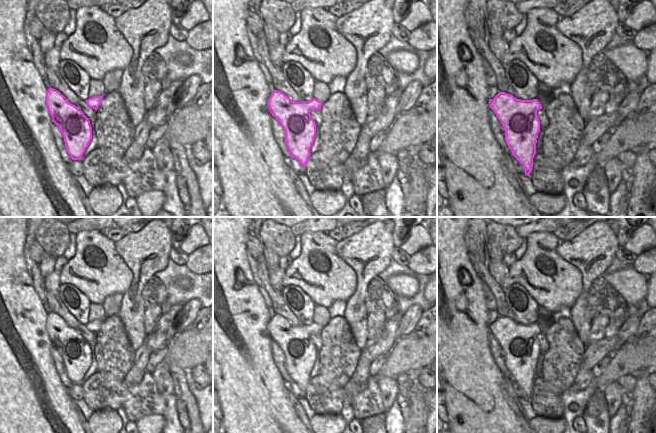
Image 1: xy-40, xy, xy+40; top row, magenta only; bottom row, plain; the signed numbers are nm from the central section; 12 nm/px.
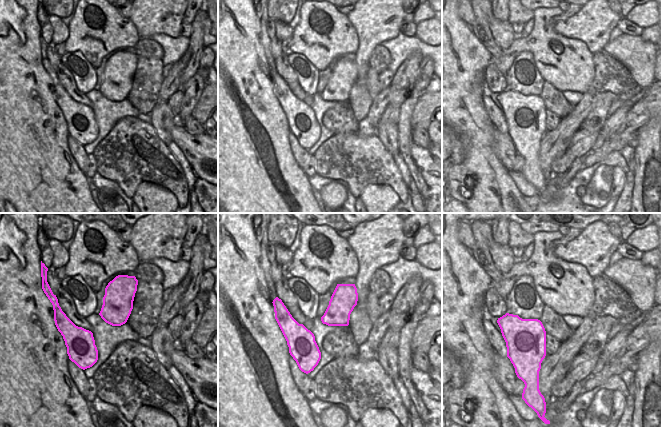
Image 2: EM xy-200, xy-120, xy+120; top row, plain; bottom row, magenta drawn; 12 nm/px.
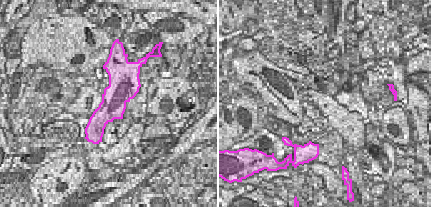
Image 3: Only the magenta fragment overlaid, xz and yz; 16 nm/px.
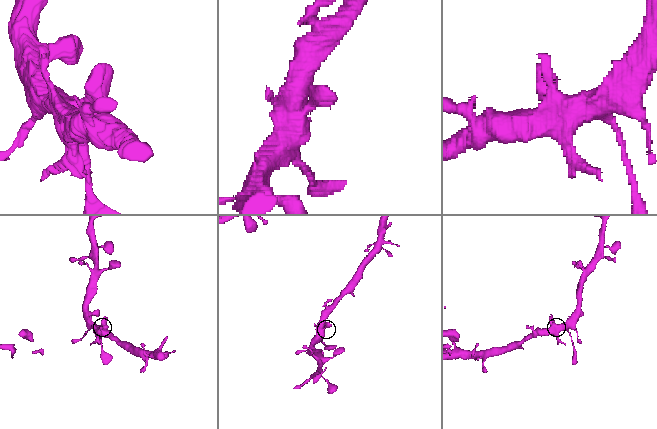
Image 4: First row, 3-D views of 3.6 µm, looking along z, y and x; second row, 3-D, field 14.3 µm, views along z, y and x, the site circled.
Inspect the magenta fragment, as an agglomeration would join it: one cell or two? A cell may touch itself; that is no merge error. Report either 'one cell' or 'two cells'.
one cell

